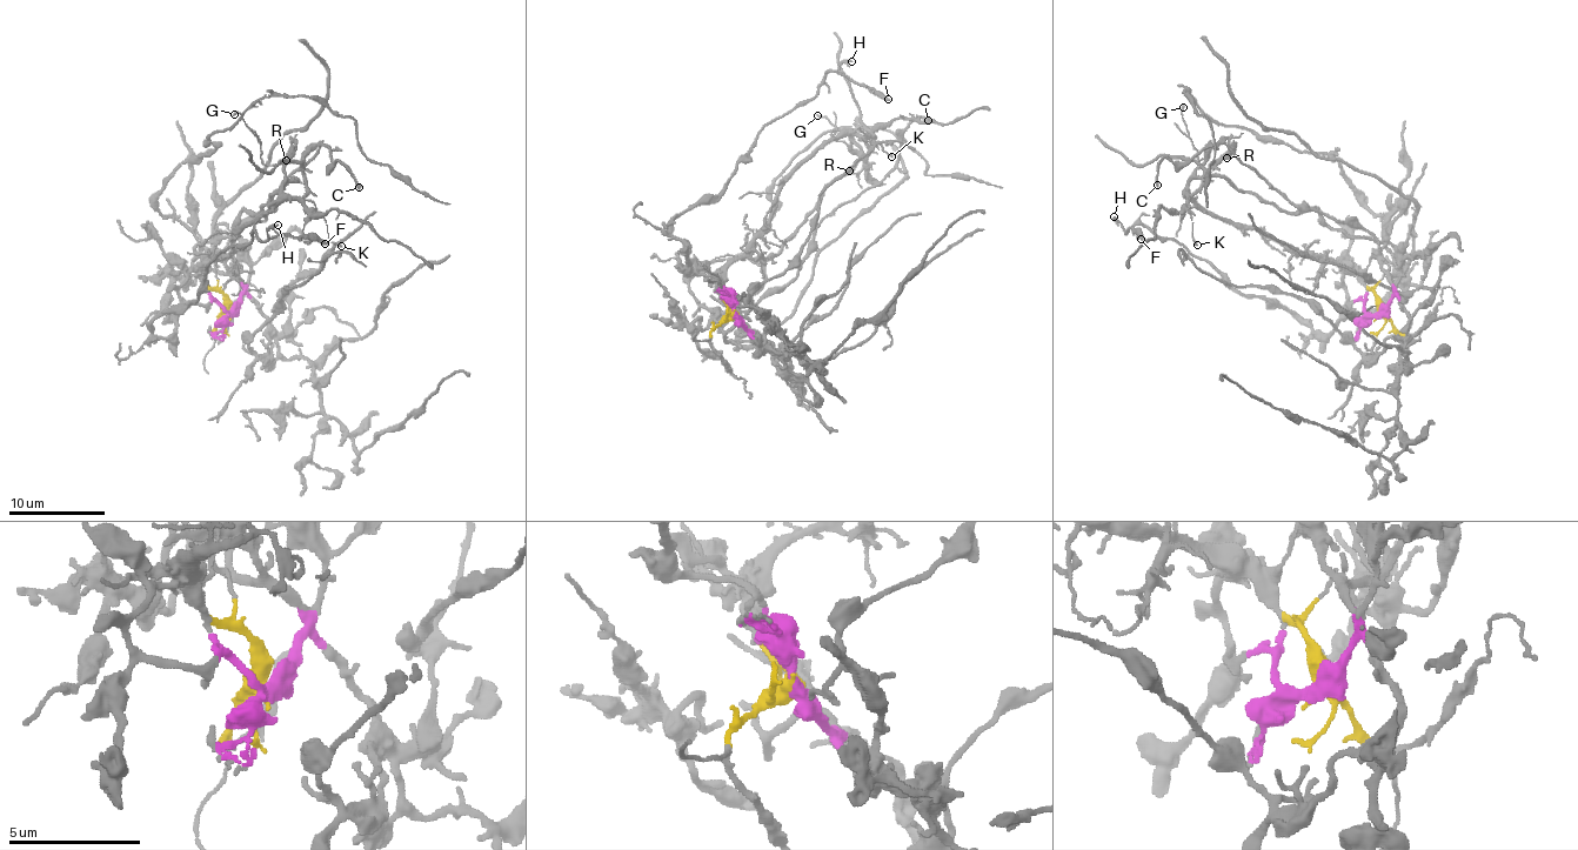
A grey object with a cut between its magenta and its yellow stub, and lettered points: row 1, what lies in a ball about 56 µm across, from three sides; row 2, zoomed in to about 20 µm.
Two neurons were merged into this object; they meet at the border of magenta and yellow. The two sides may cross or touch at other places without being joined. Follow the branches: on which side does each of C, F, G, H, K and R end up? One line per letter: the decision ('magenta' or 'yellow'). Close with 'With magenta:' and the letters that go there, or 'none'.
C: magenta
F: magenta
G: yellow
H: magenta
K: yellow
R: yellow
With magenta: C, F, H

